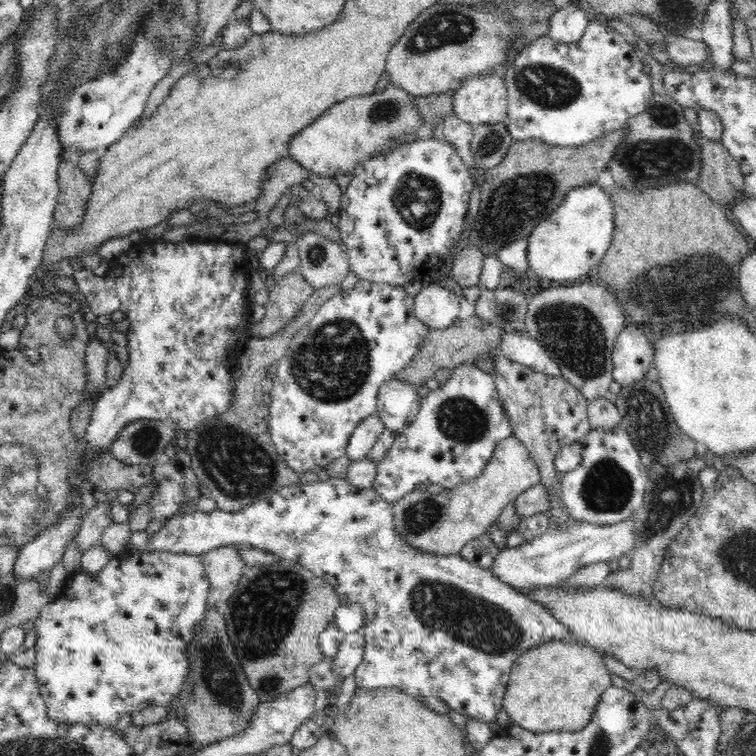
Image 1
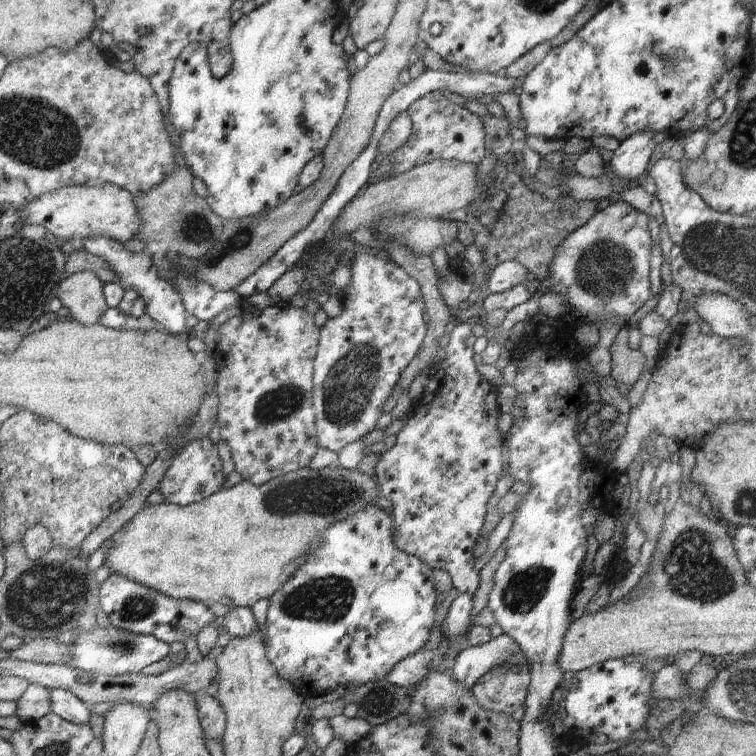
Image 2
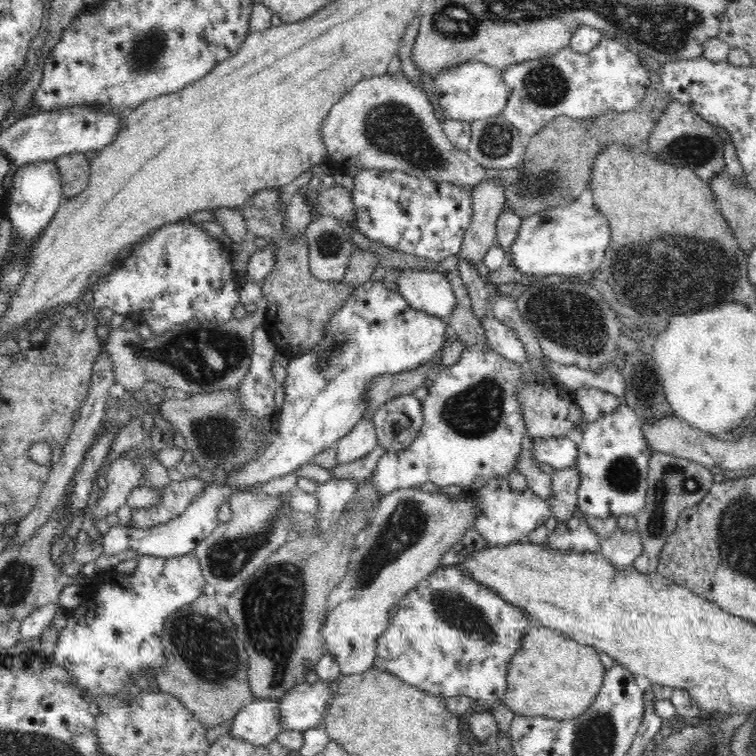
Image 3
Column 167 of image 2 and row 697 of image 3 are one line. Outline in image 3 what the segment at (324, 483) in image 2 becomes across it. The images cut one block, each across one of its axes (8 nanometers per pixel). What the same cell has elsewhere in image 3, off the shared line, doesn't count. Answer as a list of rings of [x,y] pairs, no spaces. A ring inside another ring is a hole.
[[[534,624],[525,630],[521,647],[508,663],[507,689],[503,703],[516,715],[548,717],[556,720],[573,719],[591,708],[603,685],[604,673],[604,665],[600,662],[594,647],[576,642],[550,627]]]

